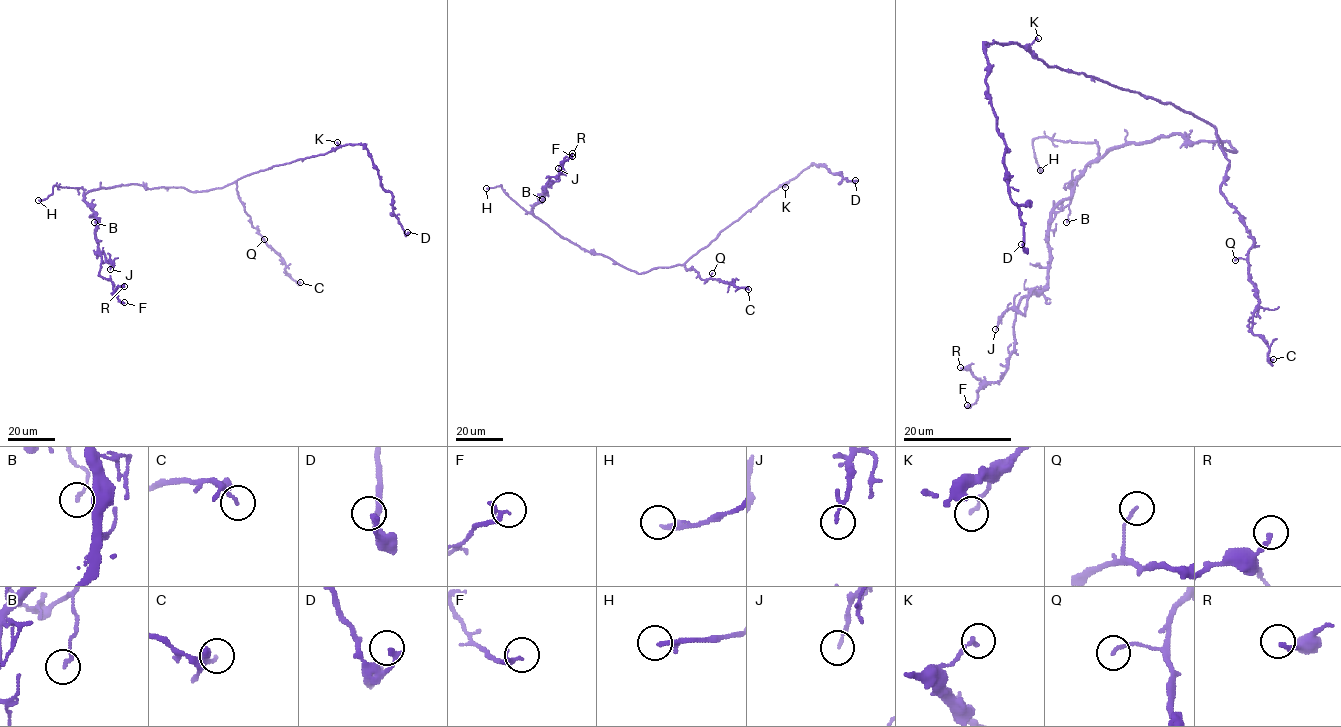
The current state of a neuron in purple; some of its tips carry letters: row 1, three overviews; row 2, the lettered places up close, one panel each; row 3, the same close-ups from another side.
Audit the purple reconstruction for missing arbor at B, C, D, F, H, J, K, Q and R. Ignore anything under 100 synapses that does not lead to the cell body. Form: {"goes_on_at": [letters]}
{"goes_on_at": ["H"]}

